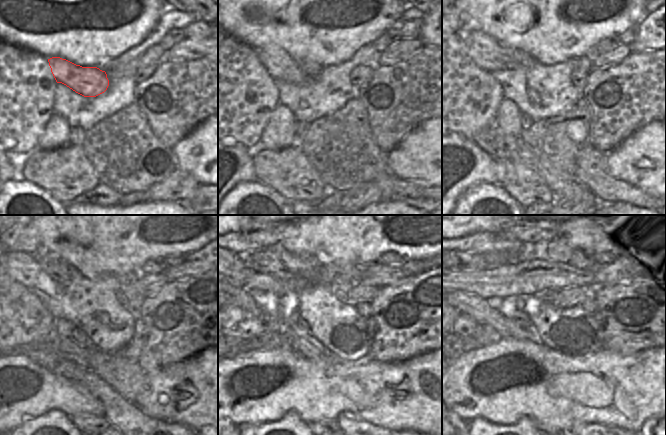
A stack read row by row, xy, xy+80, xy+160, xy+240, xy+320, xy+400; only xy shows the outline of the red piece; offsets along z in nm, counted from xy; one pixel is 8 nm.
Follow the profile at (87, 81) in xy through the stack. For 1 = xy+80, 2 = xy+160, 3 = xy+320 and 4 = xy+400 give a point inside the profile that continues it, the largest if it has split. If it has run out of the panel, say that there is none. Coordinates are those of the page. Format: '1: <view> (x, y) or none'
1: xy+80 (279, 64)
2: xy+160 (486, 53)
3: xy+320 (238, 272)
4: none

